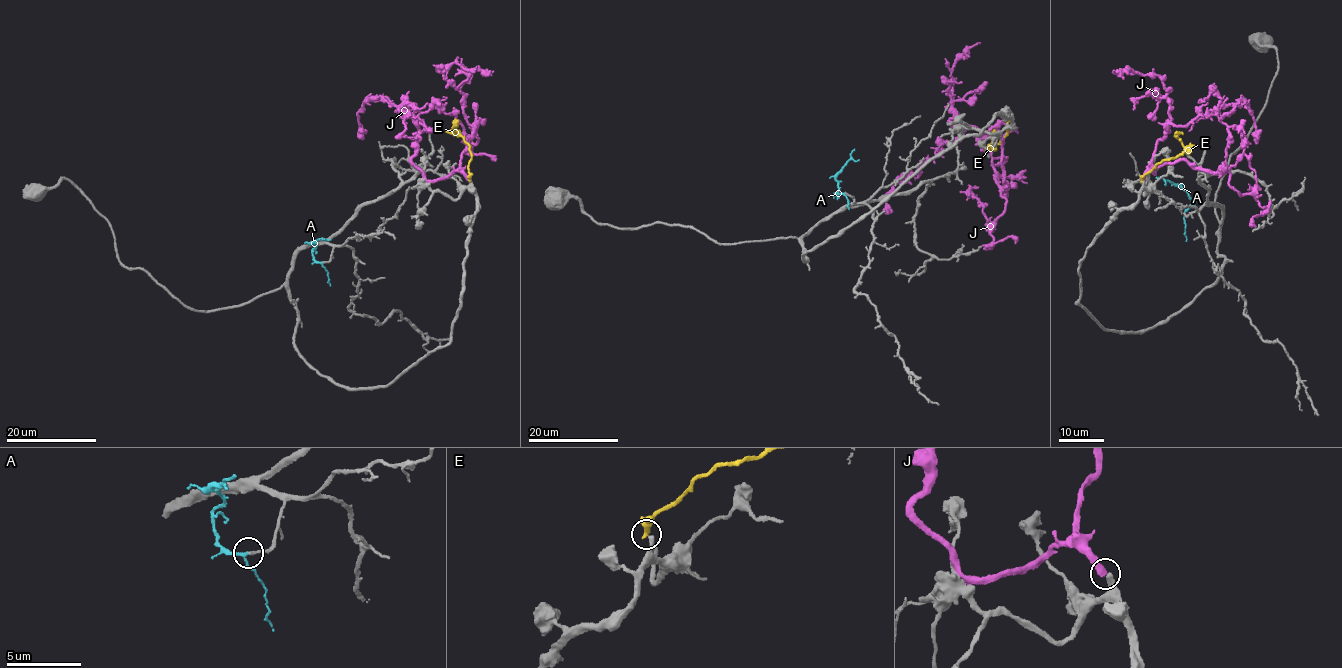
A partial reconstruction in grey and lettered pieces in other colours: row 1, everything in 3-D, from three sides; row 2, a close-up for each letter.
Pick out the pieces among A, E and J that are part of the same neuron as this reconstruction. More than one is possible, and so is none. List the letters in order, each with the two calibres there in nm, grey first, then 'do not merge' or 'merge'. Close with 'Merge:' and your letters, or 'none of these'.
A: calibres 190 and 150 nm; merge
E: calibres 320 and 280 nm; do not merge
J: calibres 340 and 460 nm; do not merge
Merge: A

